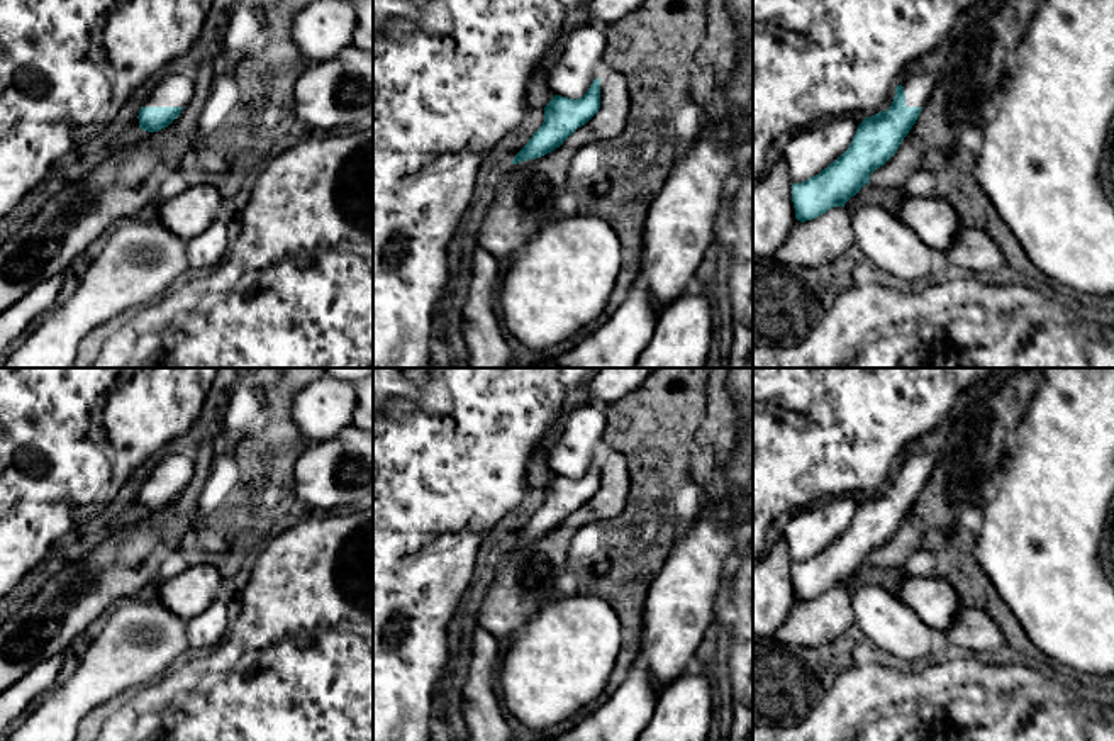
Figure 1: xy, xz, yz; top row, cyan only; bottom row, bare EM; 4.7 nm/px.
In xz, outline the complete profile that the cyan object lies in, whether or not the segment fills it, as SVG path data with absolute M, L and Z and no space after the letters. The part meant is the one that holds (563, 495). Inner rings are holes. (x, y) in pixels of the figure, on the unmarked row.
M600 458L593 460L582 478L554 475L544 487L544 502L527 524L515 534L512 544L541 538L560 527L578 507L585 505L600 488Z

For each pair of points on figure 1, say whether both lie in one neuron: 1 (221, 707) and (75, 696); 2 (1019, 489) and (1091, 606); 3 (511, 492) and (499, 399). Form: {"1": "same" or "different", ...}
{"1": "different", "2": "same", "3": "same"}

